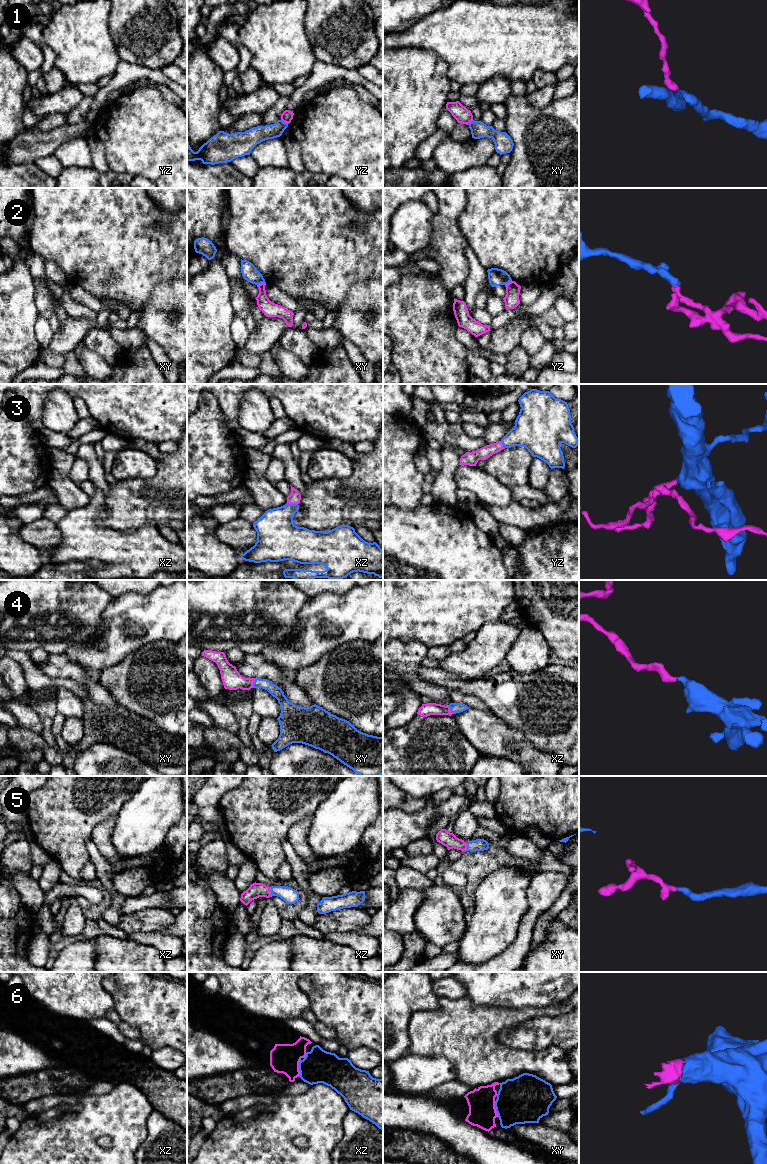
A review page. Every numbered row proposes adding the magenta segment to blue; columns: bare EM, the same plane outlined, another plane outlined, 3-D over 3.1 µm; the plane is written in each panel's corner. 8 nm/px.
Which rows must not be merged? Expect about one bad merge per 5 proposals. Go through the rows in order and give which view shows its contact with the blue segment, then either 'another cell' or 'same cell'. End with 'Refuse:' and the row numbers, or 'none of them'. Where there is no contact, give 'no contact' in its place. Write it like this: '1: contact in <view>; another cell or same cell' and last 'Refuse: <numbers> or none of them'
1: contact in yz; another cell
2: contact in xy; another cell
3: contact in xz; same cell
4: contact in xy; same cell
5: contact in xz; same cell
6: contact in xz; same cell
Refuse: 1, 2

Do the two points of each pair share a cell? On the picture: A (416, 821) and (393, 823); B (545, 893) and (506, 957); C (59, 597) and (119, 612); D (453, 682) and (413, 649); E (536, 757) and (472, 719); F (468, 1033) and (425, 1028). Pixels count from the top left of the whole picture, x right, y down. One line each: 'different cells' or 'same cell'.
A: same cell
B: same cell
C: different cells
D: different cells
E: same cell
F: same cell

